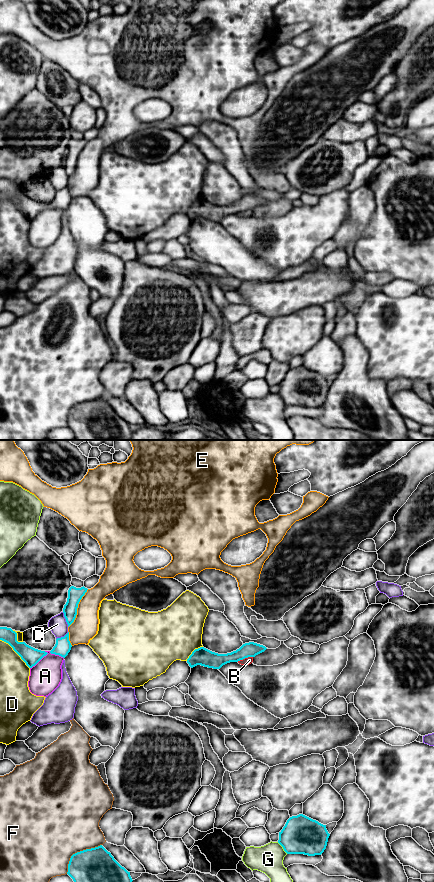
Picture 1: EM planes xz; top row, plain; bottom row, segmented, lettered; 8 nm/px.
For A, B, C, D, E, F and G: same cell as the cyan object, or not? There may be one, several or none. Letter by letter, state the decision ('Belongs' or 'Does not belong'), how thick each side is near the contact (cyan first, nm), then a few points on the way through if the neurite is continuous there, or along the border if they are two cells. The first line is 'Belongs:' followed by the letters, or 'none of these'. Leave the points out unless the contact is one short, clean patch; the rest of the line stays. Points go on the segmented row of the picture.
Belongs: none of these
A: Does not belong. Thickness 140 nm (cyan) against 240 nm
B: Does not belong. Thickness 130 nm (cyan) against 60 nm. Boundary: xz (252, 656), (237, 661)
C: Does not belong. Thickness 110 nm (cyan) against 140 nm
D: Does not belong. Thickness 140 nm (cyan) against 240 nm
E: Does not belong. Thickness 110 nm (cyan) against 200 nm
F: Does not belong. Thickness 280 nm (cyan) against 500 nm
G: Does not belong. Thickness 300 nm (cyan) against 220 nm

